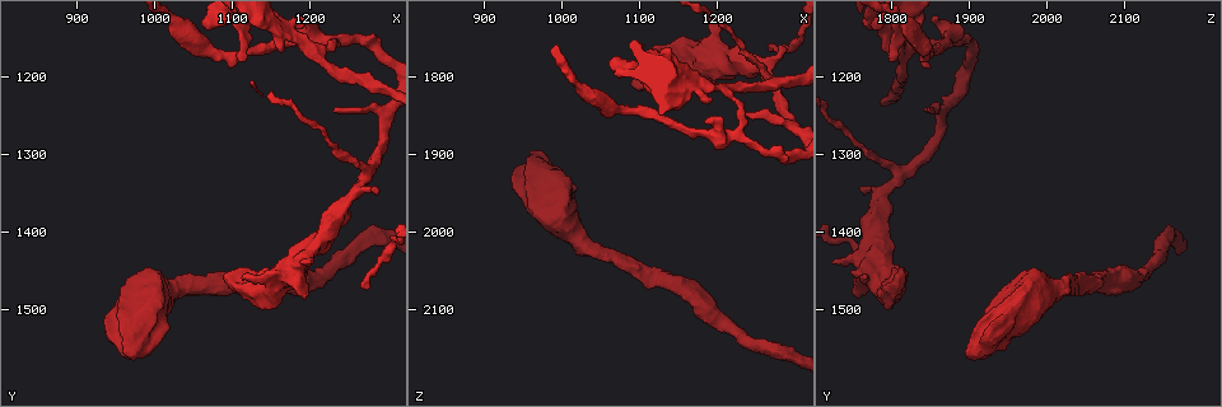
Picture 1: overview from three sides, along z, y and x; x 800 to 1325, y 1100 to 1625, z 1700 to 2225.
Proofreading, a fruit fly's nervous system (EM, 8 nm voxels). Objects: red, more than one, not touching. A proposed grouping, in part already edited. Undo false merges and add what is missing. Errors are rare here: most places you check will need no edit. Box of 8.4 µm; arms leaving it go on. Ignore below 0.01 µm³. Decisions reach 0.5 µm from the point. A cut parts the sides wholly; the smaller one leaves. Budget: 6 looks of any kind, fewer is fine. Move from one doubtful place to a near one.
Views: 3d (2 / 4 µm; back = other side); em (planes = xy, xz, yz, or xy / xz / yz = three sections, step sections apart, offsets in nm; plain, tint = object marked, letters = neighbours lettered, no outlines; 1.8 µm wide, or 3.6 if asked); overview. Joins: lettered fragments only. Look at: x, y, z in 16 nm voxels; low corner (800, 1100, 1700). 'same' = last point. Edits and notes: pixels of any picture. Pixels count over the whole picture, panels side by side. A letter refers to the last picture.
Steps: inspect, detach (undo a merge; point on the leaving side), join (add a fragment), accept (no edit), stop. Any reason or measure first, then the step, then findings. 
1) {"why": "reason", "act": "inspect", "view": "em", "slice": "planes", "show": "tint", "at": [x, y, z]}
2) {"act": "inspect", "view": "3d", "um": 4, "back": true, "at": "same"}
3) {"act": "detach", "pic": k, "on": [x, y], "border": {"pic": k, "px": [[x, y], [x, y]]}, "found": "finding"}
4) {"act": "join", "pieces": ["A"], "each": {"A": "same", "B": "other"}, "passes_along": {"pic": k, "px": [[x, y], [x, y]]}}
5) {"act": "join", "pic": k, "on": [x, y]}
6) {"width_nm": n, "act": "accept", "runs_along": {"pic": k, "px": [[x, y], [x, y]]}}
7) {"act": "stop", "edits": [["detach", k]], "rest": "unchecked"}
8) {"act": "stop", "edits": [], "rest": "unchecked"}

{"why": "end of a long branch", "act": "inspect", "view": "em", "slice": "planes", "show": "letters", "at": [1275, 1470, 1765]}

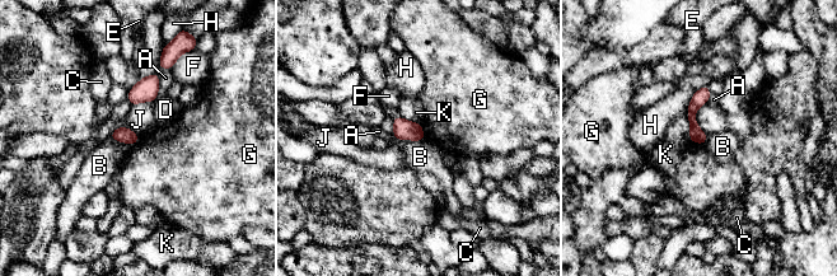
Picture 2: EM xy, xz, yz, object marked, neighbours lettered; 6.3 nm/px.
{"longest_contact_nm": ["H", 220], "act": "accept", "each": {"A": "other", "B": "other", "C": "other", "D": "other", "E": "other", "F": "other", "G": "other", "H": "other", "J": "other", "K": "other"}, "runs_along": {"pic": 2, "px": [[705, 89], [692, 108], [701, 140]]}, "found": "none of them fits"}

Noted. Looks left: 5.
{"why": "free end", "act": "inspect", "view": "em", "slice": "planes", "show": "letters", "at": [1230, 1245, 1845]}

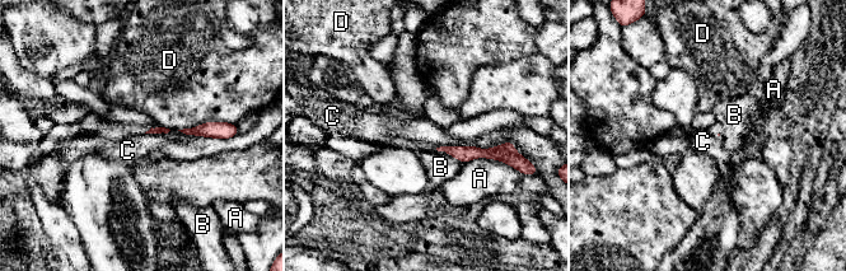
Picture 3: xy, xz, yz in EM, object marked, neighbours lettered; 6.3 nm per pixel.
{"act": "accept", "each": {"A": "other", "B": "other", "C": "other", "D": "other"}, "runs_along": {"pic": 3, "px": [[447, 149], [459, 153], [501, 153]]}, "found": "no lettered fragment goes on from it"}

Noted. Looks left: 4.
{"why": "stops while still wide", "act": "inspect", "view": "em", "um": 3.6, "slice": "planes", "show": "tint", "at": [960, 1555, 1890]}

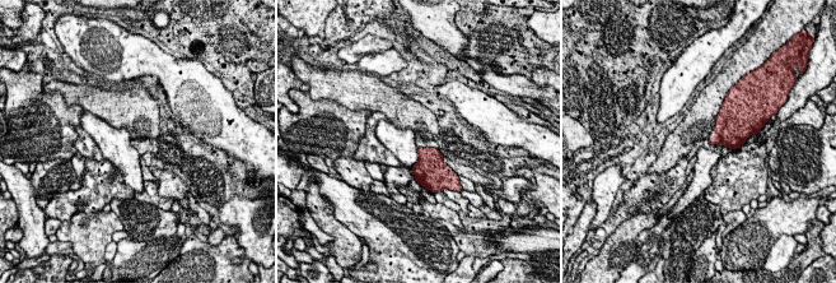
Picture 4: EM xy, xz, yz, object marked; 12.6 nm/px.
{"why": "what lies round it", "act": "inspect", "view": "em", "um": 3.6, "slice": "planes", "show": "letters", "at": "same"}

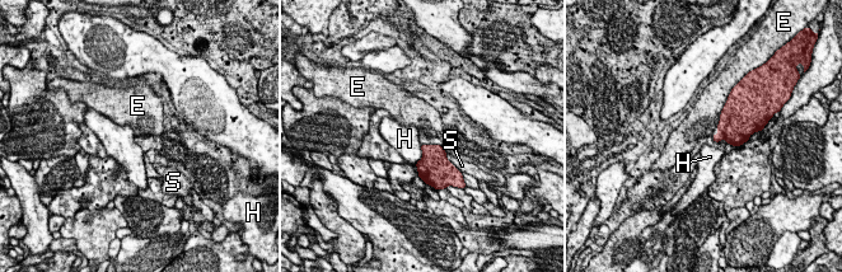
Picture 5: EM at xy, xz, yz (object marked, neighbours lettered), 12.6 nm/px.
{"longest_contact_nm": ["E", 400], "act": "accept", "each": {"E": "other", "H": "other", "S": "other"}, "found": "none of them fits"}

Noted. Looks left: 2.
{"act": "stop", "edits": [], "rest": "unchecked"}

